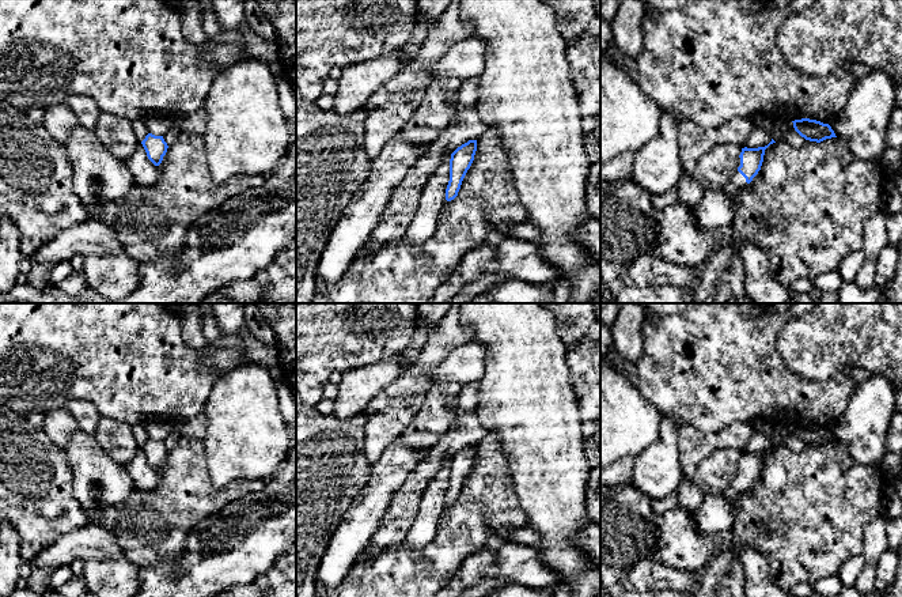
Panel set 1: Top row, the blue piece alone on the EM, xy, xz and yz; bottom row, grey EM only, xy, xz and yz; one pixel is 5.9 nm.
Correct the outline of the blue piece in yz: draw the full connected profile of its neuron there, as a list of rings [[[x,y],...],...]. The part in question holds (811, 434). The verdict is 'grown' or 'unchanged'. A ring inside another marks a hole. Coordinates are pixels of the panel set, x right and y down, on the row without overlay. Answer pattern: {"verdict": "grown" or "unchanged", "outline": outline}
{"verdict": "unchanged", "outline": [[[810,423],[795,424],[792,427],[795,435],[806,445],[820,447],[826,443],[837,442],[829,428]]]}

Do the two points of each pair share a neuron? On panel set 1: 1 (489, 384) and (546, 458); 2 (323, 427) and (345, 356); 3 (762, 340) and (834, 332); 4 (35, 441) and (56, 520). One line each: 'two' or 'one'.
1: one
2: two
3: two
4: one

